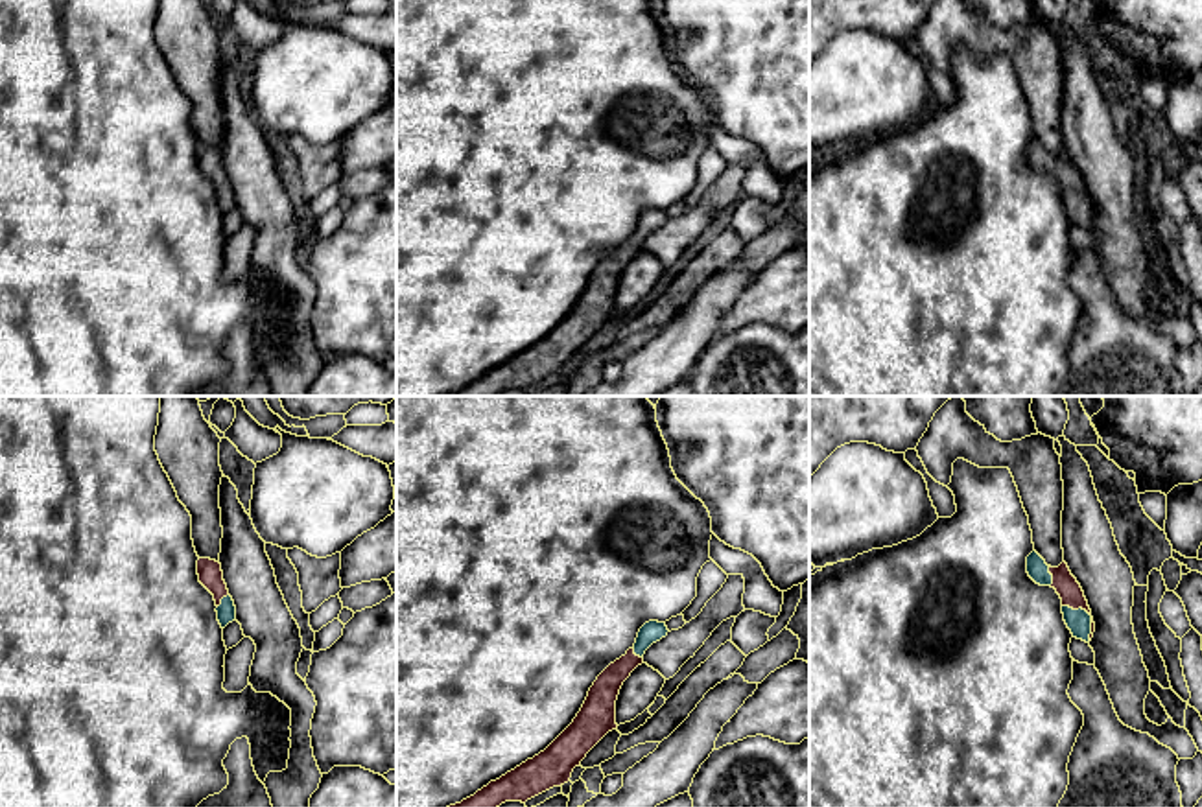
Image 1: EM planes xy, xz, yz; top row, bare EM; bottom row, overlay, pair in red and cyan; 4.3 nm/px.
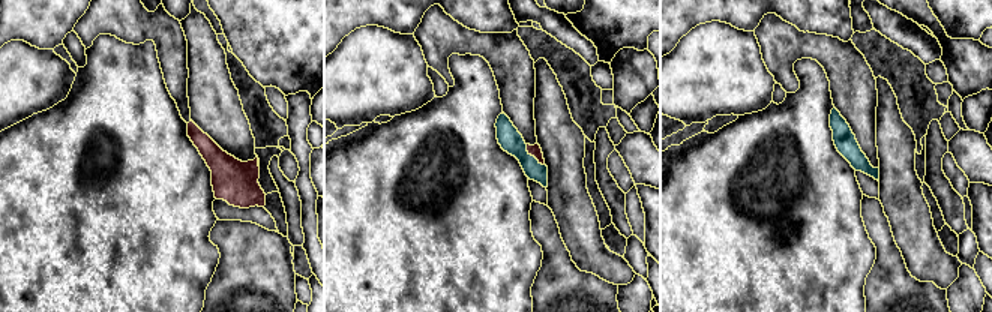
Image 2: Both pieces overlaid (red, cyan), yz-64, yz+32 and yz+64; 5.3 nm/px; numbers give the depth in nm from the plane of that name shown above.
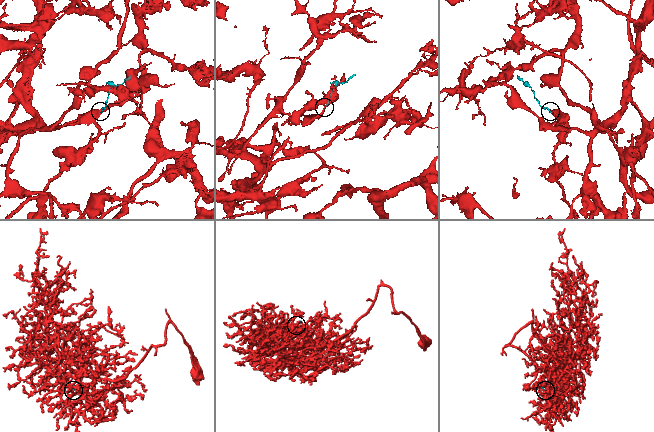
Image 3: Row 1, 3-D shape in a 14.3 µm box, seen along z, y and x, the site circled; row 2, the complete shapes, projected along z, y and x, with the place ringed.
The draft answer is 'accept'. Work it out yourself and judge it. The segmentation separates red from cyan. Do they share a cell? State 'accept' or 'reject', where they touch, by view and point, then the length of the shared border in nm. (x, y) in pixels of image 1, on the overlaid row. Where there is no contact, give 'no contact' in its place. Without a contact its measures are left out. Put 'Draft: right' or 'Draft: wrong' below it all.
accept | yz (1088, 612) | 200 nm
Draft: right

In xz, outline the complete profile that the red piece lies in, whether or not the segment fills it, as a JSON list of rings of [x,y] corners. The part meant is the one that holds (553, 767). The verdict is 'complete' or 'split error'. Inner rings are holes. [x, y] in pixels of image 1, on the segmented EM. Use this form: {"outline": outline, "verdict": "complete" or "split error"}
{"outline": [[[645,623],[632,649],[610,663],[594,682],[573,722],[538,755],[477,790],[474,796],[450,807],[500,807],[505,801],[522,801],[570,781],[572,772],[586,754],[616,724],[616,700],[623,682],[643,663],[645,650],[667,636],[666,623]]], "verdict": "split error"}

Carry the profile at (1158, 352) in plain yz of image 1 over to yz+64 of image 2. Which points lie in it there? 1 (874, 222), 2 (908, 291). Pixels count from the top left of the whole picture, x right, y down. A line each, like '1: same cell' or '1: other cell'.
1: same cell
2: same cell

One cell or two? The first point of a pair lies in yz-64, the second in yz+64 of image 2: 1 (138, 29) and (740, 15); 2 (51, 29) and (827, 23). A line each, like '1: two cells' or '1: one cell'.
1: two cells
2: one cell

